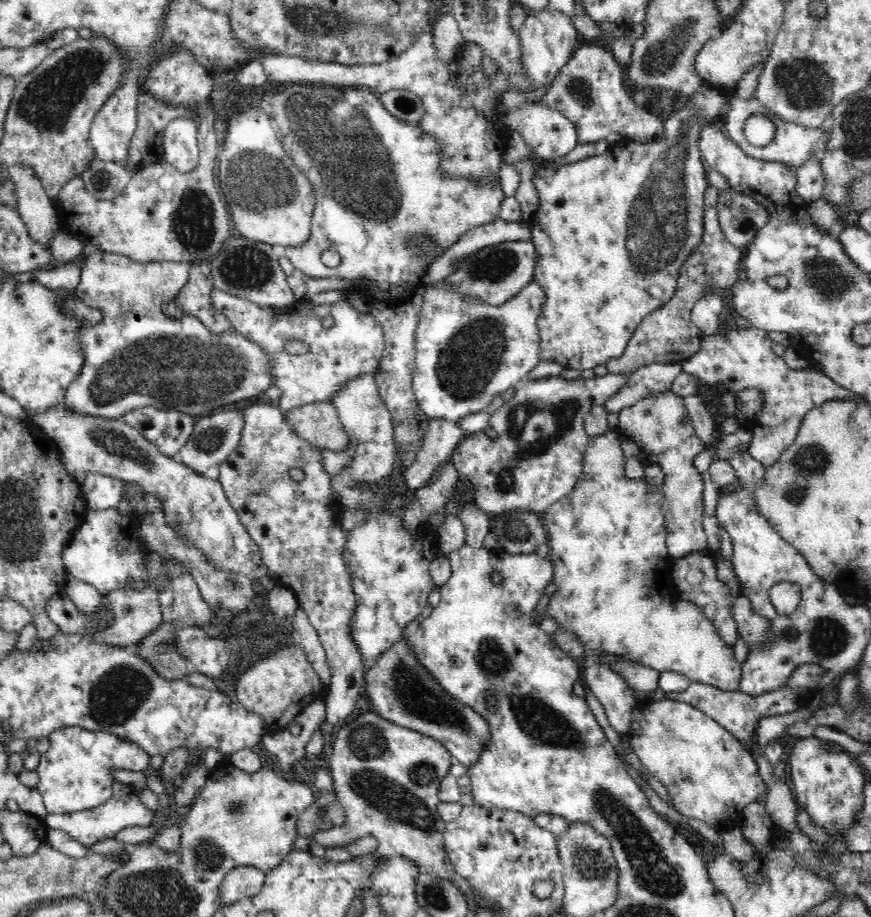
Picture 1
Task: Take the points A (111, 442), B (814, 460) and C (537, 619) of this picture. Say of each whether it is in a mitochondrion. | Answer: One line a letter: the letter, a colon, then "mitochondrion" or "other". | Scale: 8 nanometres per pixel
A: mitochondrion
B: mitochondrion
C: other

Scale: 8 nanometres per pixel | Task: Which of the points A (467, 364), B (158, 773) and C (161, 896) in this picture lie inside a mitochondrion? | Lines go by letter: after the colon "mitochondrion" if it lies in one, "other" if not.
A: mitochondrion
B: other
C: mitochondrion

